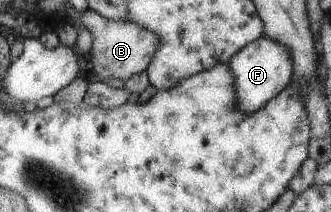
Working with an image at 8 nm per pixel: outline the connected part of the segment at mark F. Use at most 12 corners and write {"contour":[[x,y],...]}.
{"contour":[[266,36],[229,61],[235,106],[253,112],[293,77],[289,49]]}

